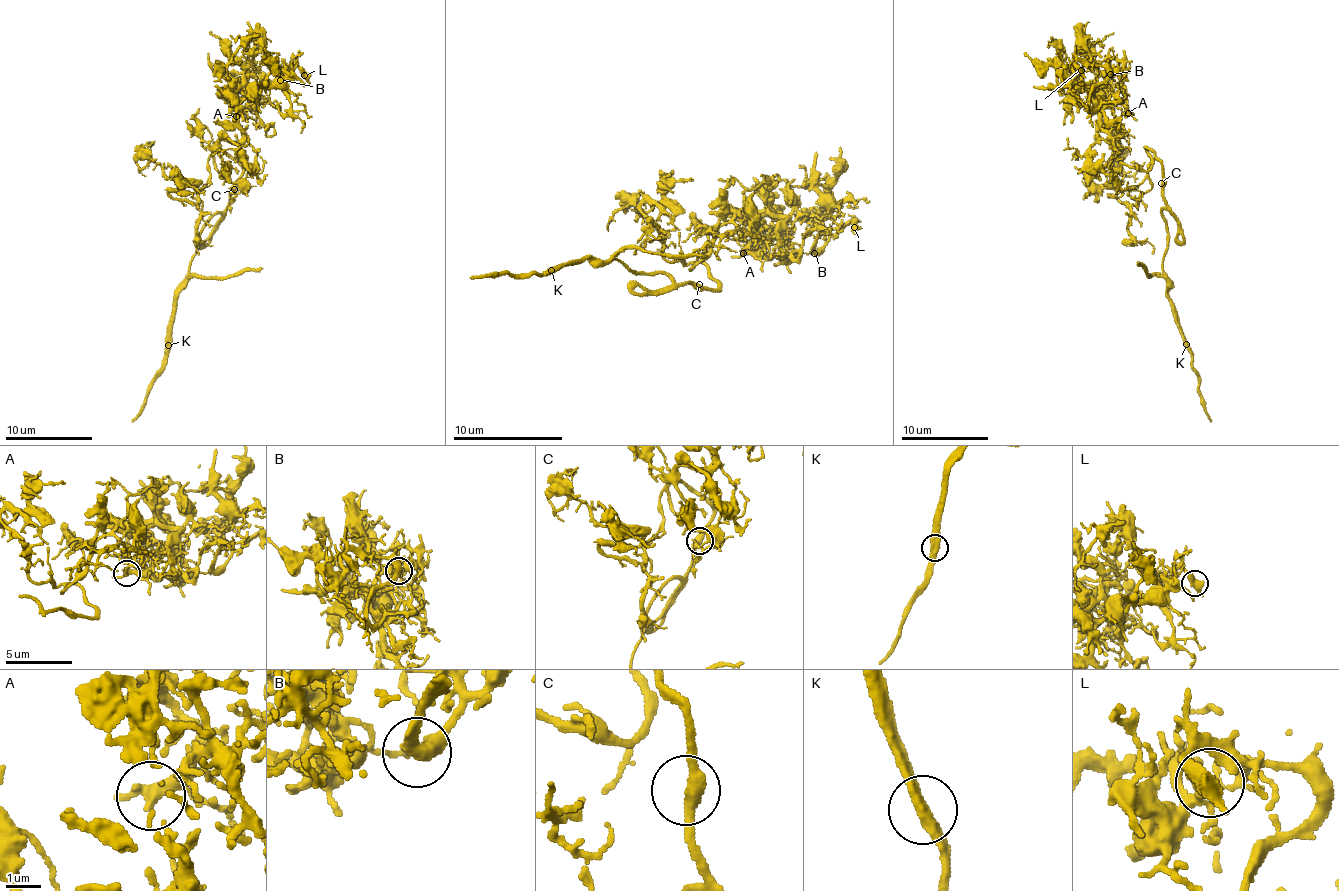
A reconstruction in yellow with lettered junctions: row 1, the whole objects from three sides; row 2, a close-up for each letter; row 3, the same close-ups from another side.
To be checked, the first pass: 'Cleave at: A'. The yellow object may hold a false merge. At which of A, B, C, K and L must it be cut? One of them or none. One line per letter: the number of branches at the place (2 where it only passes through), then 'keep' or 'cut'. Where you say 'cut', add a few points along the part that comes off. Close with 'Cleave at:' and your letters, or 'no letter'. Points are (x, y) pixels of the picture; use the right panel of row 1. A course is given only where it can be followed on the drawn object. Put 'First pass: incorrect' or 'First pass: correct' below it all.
A: 2 branches meet; keep
B: 2 branches meet; keep
C: 2 branches meet; keep
K: 2 branches meet; keep
L: 2 branches meet; keep
Cleave at: no letter
First pass: incorrect

